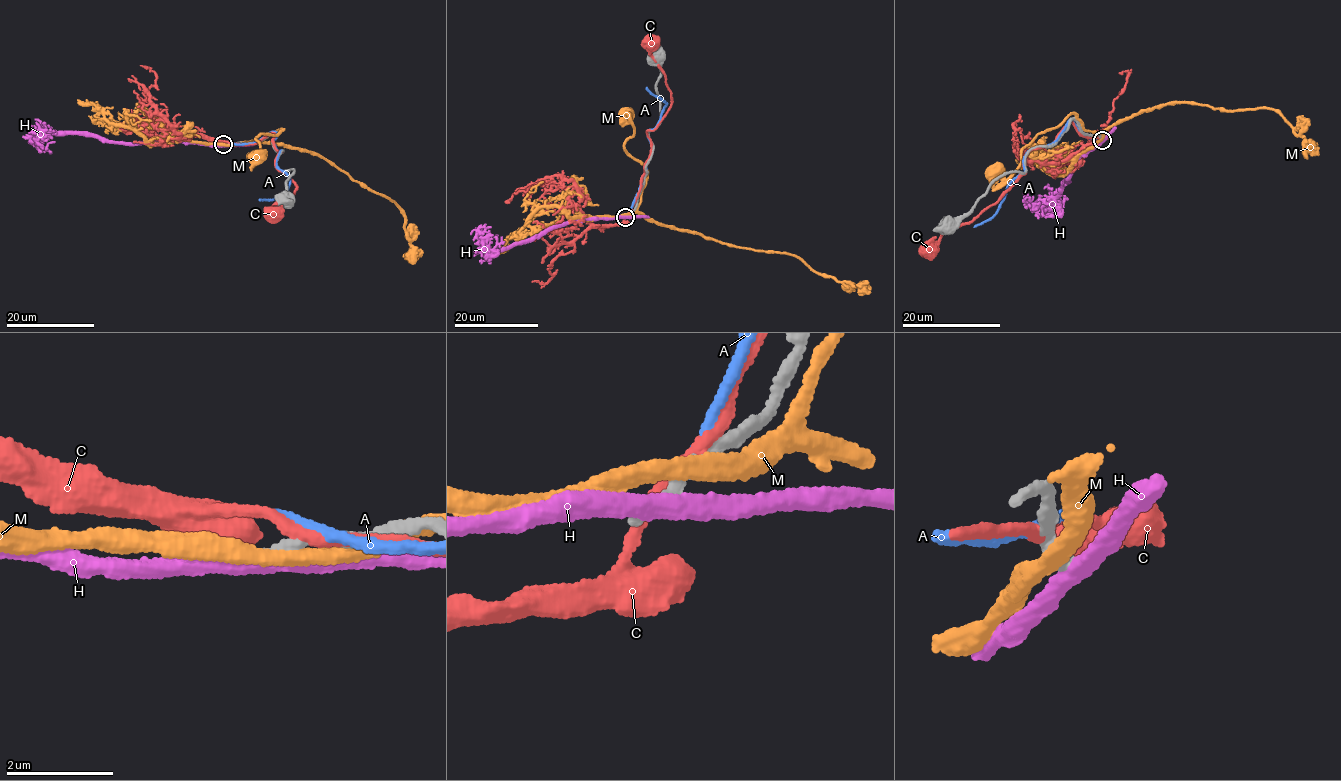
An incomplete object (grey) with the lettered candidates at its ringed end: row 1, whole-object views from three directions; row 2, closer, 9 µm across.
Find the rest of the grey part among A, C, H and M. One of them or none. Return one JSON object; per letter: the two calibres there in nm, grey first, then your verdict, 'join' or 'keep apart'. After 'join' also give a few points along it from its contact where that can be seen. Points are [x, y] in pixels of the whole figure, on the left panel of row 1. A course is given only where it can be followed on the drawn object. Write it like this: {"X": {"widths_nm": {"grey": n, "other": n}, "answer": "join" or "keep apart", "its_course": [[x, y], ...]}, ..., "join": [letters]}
{"A": {"widths_nm": {"grey": 220, "other": 240}, "answer": "keep apart"}, "C": {"widths_nm": {"grey": 220, "other": 240}, "answer": "keep apart"}, "H": {"widths_nm": {"grey": 260, "other": 360}, "answer": "keep apart"}, "M": {"widths_nm": {"grey": 200, "other": 320}, "answer": "keep apart"}, "join": []}

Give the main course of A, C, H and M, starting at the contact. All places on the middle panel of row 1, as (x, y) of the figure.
A: (630, 213), (650, 153), (647, 131), (658, 123), (665, 106), (647, 87)
C: (629, 213), (650, 153), (647, 133), (656, 127), (672, 104), (664, 73), (651, 56), (652, 42)
H: (626, 217), (576, 218), (548, 227), (506, 247), (492, 250), (493, 253), (498, 235)
M: (629, 213), (641, 202), (647, 172), (626, 152), (627, 139), (635, 135), (624, 115)

